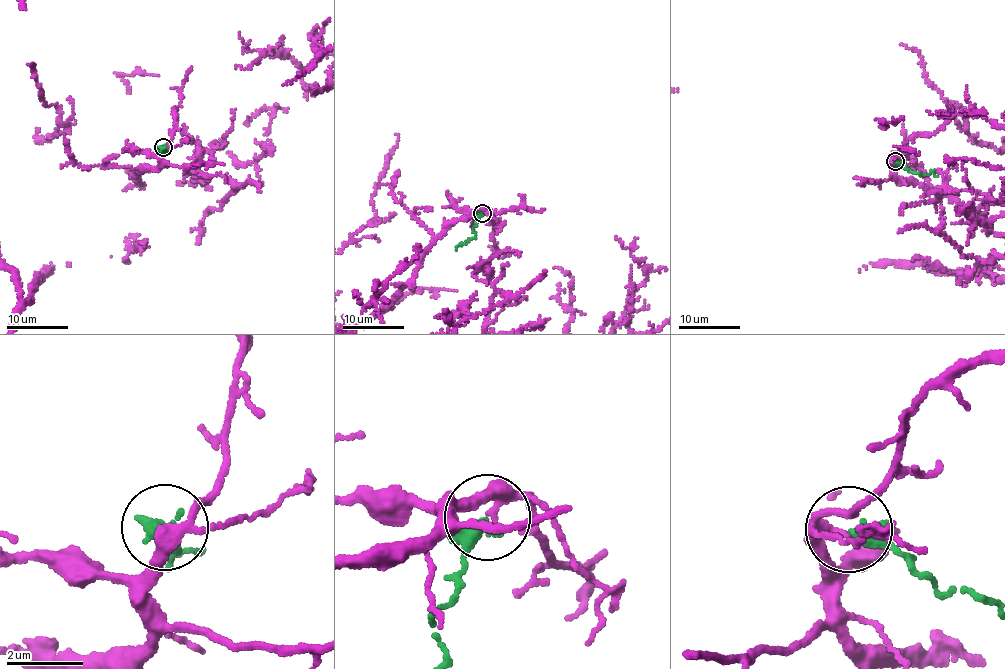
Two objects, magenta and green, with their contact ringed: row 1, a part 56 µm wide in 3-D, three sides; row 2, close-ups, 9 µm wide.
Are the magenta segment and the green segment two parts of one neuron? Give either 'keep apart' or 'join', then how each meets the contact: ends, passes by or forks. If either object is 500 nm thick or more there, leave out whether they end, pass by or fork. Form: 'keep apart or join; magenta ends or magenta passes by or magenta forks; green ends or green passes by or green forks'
join; magenta passes by; green ends

